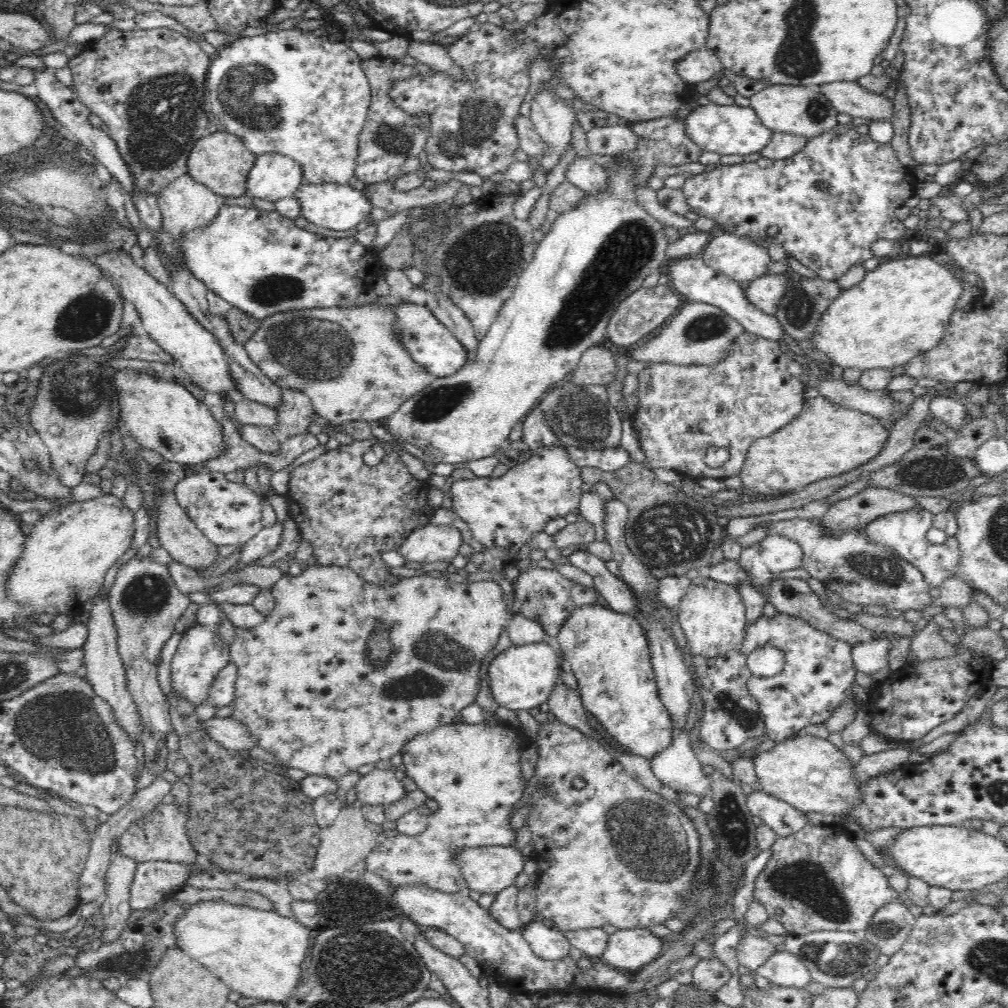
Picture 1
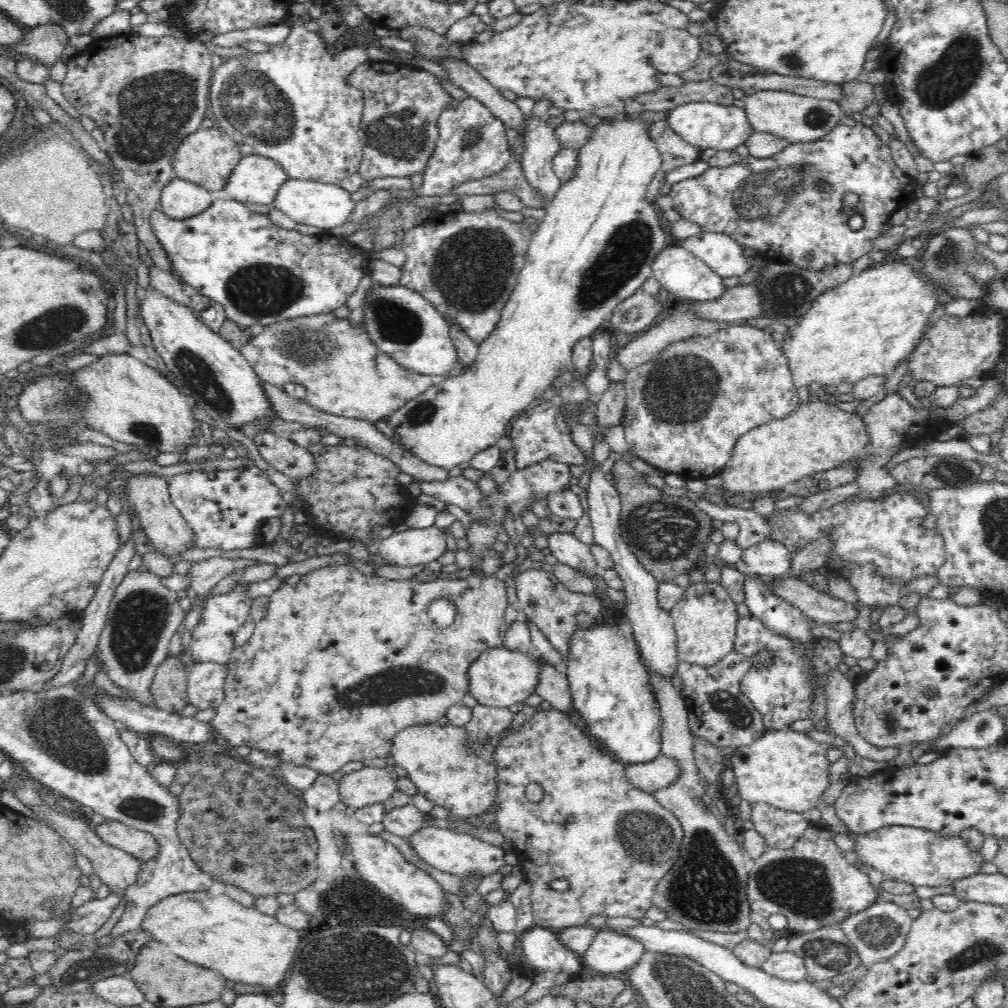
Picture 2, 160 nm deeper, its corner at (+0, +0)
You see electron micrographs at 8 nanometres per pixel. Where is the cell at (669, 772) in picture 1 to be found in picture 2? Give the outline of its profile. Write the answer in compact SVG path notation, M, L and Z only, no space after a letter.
M663 754L650 763L625 765L625 775L629 783L646 793L669 787L672 781L677 781L679 774L678 763Z

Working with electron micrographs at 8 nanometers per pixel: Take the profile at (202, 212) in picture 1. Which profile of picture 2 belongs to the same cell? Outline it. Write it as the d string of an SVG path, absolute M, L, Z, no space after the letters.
M174 178L162 189L160 208L171 218L186 219L212 206L211 192L182 178Z

